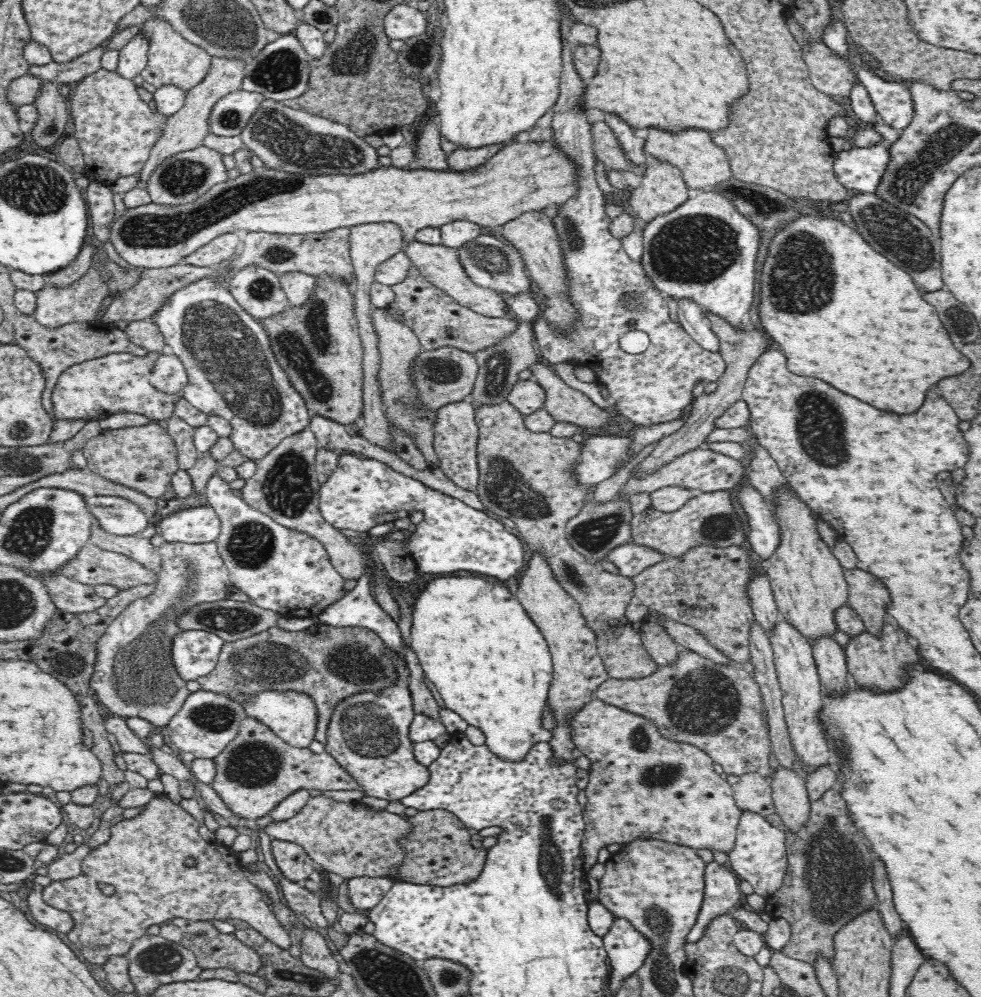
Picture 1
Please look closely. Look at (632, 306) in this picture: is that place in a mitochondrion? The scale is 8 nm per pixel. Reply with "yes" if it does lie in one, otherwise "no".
yes

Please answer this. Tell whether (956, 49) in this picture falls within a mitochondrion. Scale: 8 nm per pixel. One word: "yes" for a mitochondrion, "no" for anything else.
no

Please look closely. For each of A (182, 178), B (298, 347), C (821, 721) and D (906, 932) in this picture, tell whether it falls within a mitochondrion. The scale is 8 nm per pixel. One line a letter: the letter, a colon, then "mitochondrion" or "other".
A: mitochondrion
B: mitochondrion
C: other
D: other

